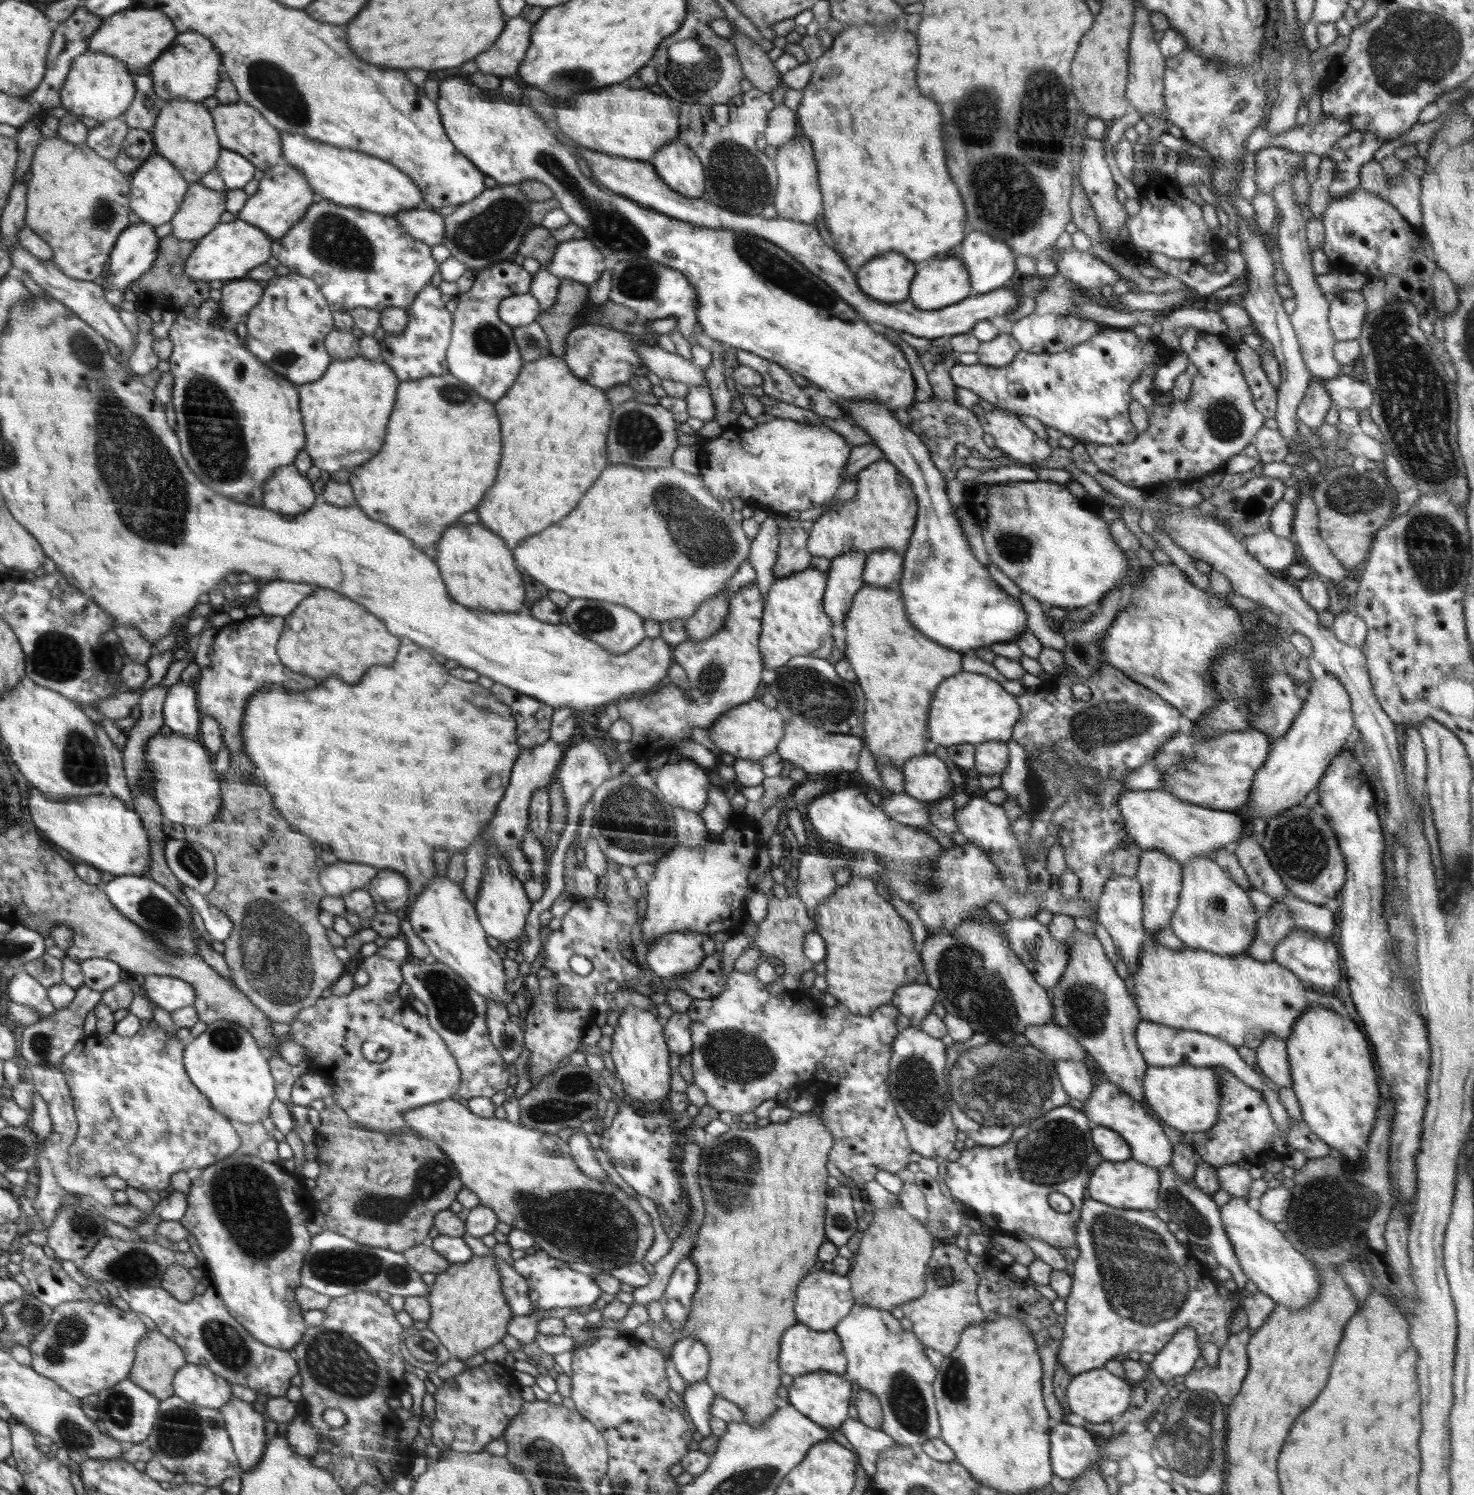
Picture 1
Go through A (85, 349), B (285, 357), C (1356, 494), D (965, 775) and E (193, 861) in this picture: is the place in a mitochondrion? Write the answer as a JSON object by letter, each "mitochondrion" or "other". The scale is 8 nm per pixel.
{"A":"mitochondrion","B":"mitochondrion","C":"mitochondrion","D":"other","E":"mitochondrion"}

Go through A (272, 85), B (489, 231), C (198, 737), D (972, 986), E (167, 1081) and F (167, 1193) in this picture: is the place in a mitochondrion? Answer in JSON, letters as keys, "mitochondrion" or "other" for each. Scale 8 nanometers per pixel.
{"A":"mitochondrion","B":"mitochondrion","C":"other","D":"mitochondrion","E":"other","F":"other"}

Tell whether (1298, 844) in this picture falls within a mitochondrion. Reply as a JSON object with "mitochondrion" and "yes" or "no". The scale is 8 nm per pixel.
{"mitochondrion":"yes"}

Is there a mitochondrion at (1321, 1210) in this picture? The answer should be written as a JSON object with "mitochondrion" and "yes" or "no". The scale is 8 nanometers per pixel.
{"mitochondrion":"yes"}

